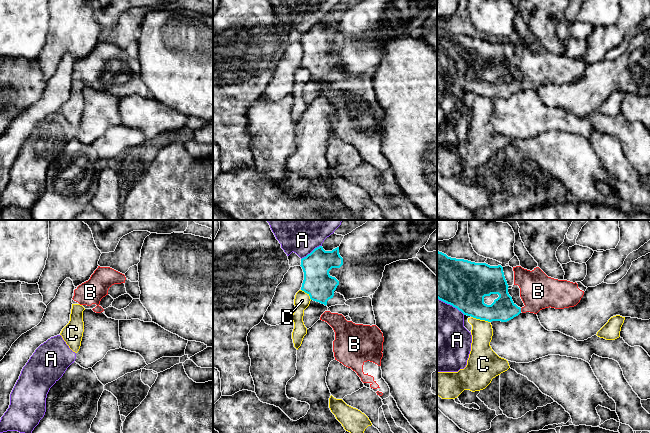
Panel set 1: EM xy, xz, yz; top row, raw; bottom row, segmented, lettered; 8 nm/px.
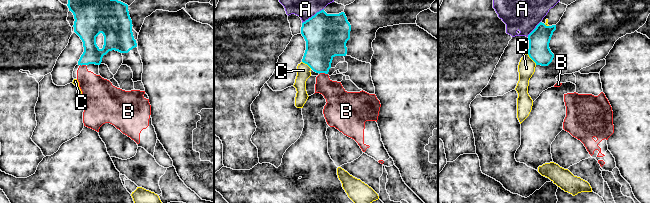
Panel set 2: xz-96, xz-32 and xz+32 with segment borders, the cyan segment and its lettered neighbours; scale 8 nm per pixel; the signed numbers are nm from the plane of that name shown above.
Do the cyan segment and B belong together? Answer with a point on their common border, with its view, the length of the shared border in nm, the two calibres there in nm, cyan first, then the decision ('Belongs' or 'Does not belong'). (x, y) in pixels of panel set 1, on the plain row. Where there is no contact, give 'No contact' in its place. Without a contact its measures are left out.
Touches cyan at yz (520, 86). Shared border 30 nm. Thickness 200 nm (cyan) against 280 nm. Belongs

